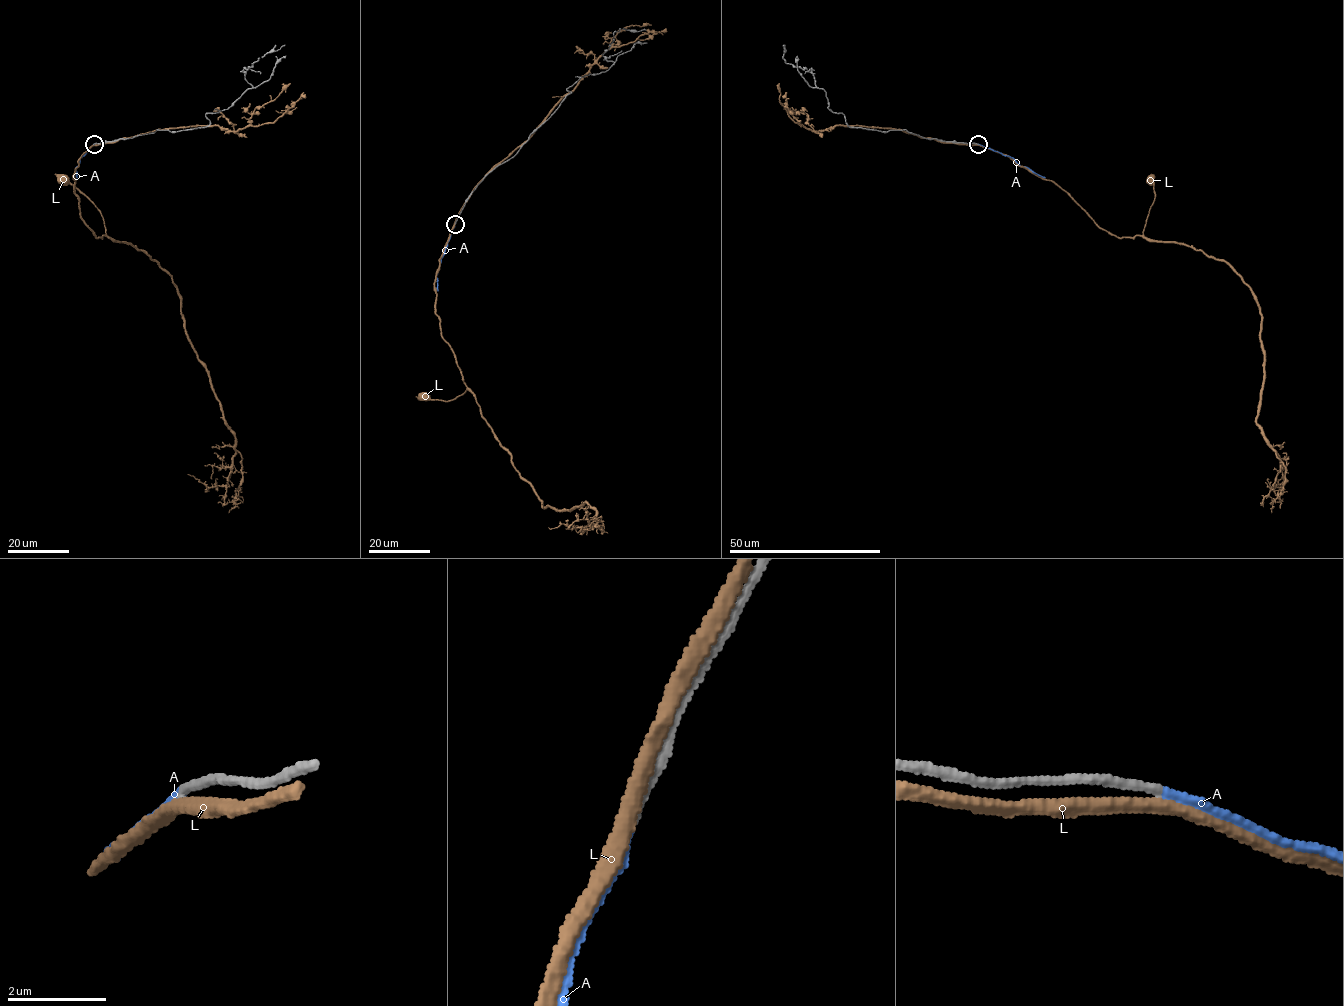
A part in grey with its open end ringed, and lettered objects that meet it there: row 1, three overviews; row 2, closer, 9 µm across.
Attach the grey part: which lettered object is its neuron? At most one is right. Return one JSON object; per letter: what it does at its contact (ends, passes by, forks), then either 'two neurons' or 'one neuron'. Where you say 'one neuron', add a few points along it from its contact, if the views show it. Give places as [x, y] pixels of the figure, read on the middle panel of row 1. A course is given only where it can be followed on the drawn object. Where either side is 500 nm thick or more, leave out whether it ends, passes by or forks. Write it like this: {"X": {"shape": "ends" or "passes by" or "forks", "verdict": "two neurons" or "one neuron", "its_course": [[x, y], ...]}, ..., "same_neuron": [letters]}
{"A": {"shape": "ends", "verdict": "one neuron", "its_course": [[454, 224], [436, 276], [438, 291]]}, "L": {"shape": "passes by", "verdict": "two neurons"}, "same_neuron": ["A"]}

